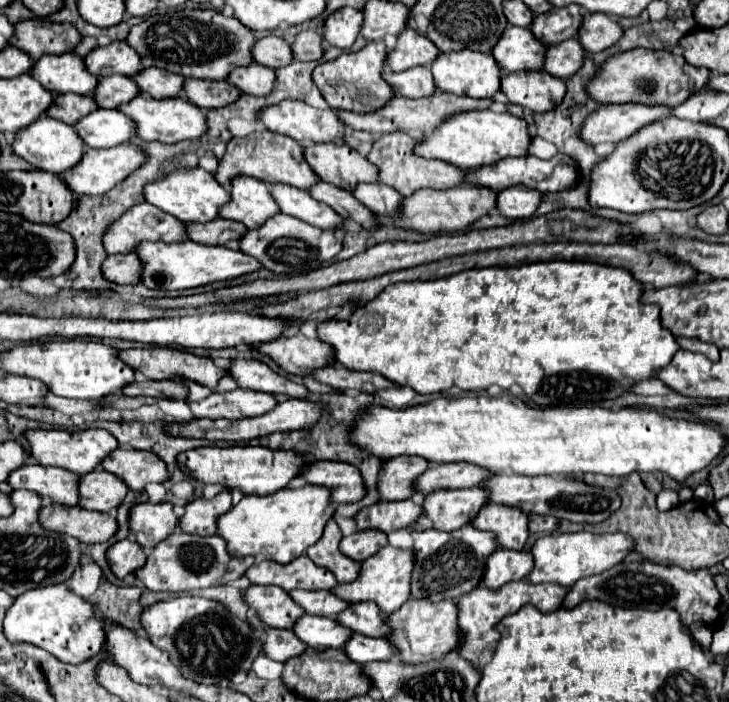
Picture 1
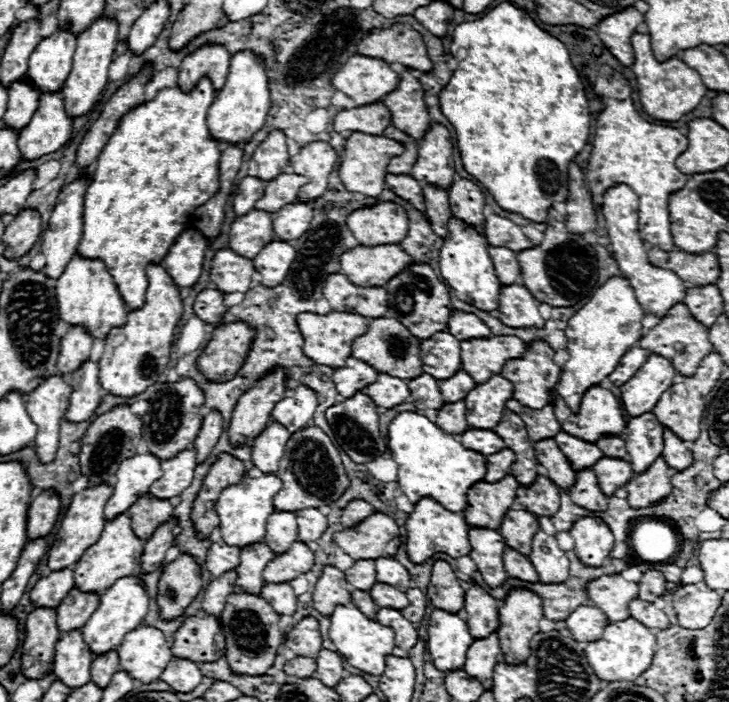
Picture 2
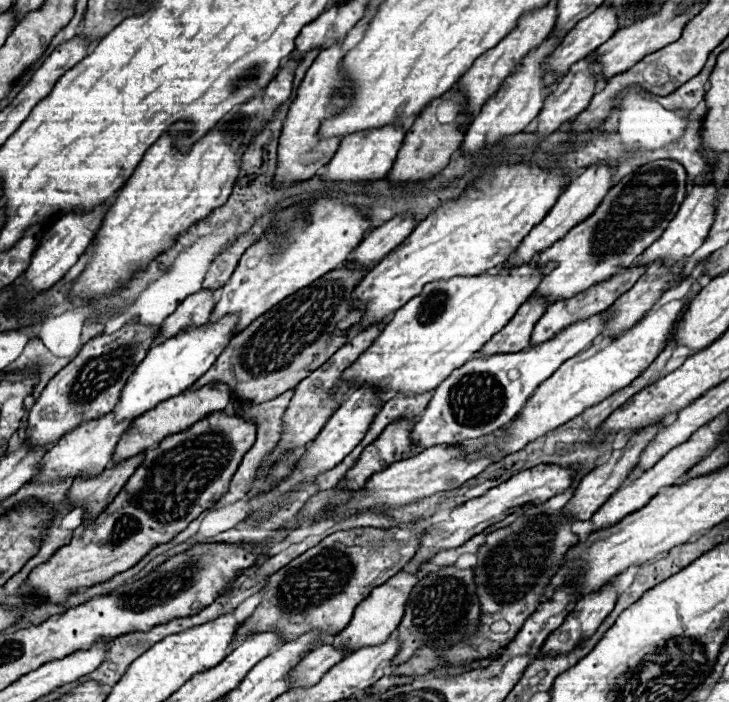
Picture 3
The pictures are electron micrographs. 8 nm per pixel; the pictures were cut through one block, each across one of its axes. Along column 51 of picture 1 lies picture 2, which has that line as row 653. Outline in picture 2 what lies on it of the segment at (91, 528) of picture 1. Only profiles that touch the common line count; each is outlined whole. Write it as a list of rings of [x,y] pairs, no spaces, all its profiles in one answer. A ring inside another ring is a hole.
[[[512,588],[508,592],[508,596],[504,598],[504,606],[498,608],[498,618],[500,618],[500,628],[498,628],[498,636],[500,636],[500,648],[504,654],[504,662],[508,664],[520,664],[526,660],[526,656],[530,656],[530,638],[538,632],[538,622],[544,616],[544,608],[542,608],[542,598],[536,596],[534,592],[526,590],[526,588]]]

